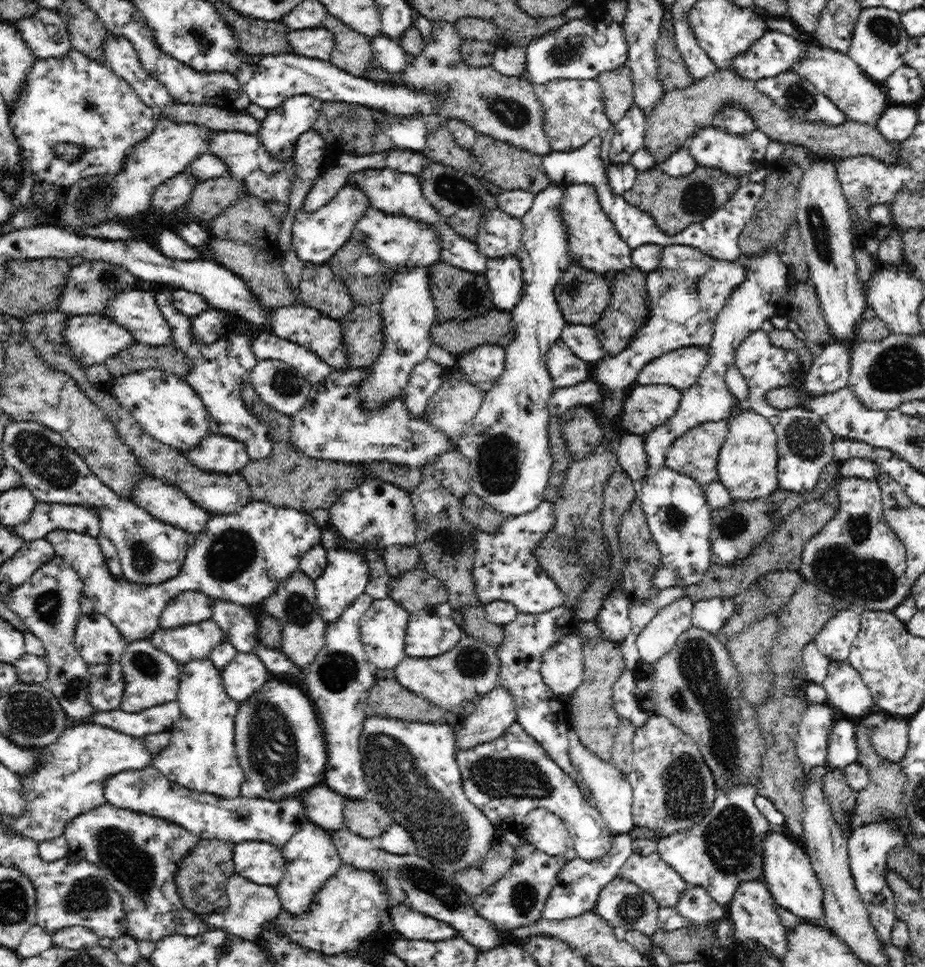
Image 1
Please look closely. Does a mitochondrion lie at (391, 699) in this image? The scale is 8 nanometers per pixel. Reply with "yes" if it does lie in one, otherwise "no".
no

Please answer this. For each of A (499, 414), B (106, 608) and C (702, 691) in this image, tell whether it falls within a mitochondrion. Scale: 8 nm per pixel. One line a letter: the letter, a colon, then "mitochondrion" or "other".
A: mitochondrion
B: other
C: mitochondrion

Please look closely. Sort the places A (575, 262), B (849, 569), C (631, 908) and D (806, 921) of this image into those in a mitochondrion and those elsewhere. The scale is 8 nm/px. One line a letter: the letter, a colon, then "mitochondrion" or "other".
A: other
B: mitochondrion
C: mitochondrion
D: other

